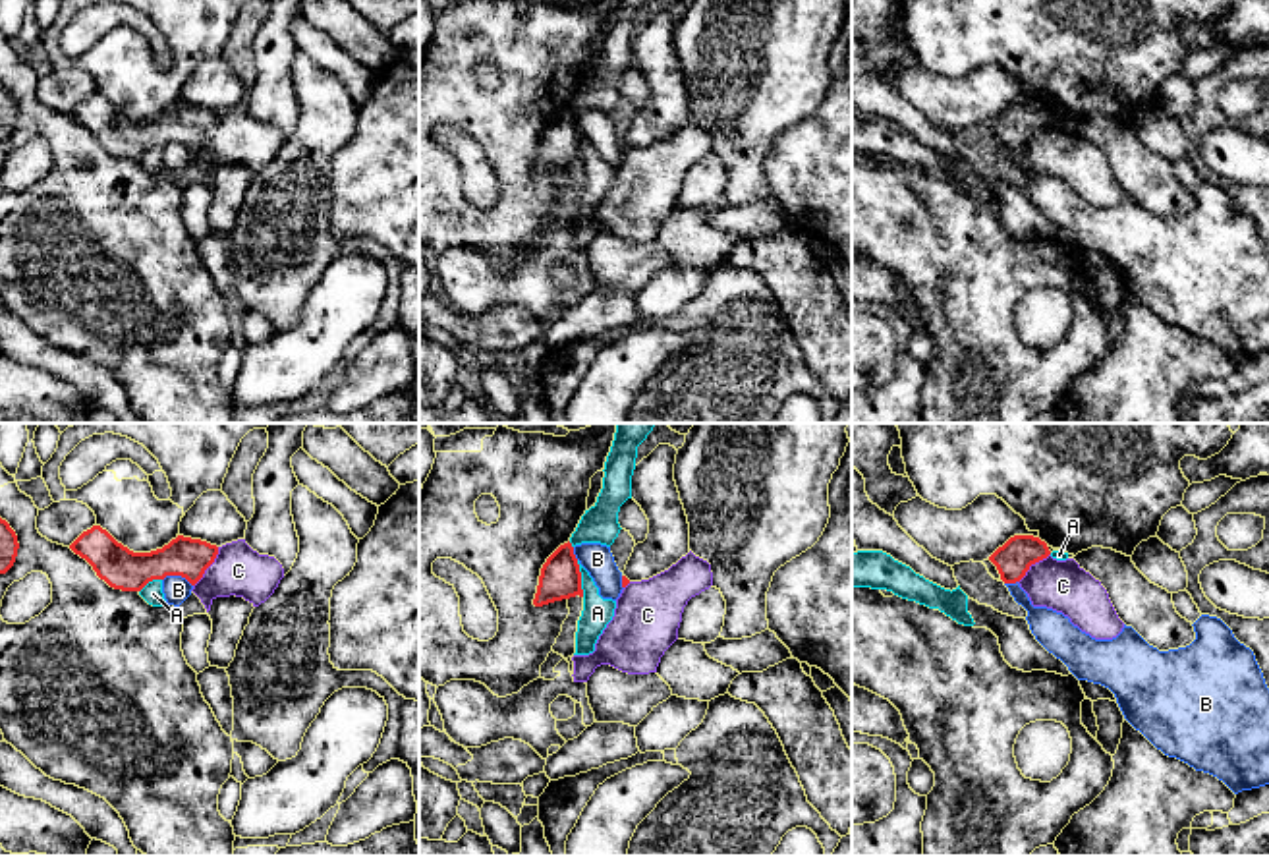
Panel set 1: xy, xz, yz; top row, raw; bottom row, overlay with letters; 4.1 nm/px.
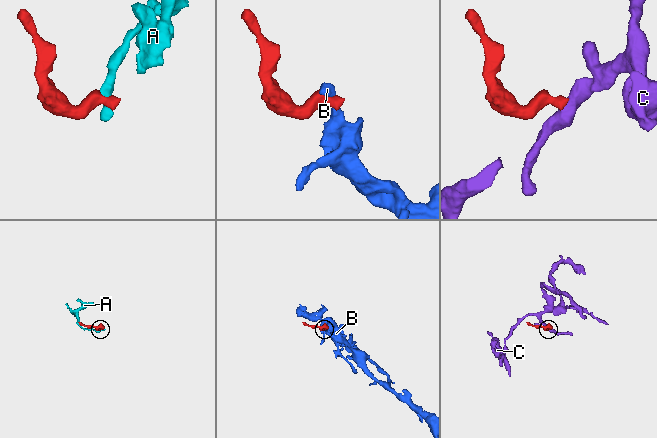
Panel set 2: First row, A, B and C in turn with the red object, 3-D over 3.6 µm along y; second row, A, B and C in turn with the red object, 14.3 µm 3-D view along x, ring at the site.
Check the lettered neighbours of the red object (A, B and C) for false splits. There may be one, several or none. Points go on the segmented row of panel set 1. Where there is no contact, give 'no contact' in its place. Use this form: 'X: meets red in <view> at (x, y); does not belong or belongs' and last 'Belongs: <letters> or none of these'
A: meets red in xz at (580, 578); does not belong
B: meets red in xy at (178, 574); does not belong
C: meets red in xy at (209, 565); does not belong
Belongs: none of these

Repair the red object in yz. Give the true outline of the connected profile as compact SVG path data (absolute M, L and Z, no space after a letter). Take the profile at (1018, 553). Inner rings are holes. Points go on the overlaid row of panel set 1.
M1014 535L999 547L983 564L989 574L1004 584L1020 582L1031 564L1051 555L1045 541L1033 535Z

